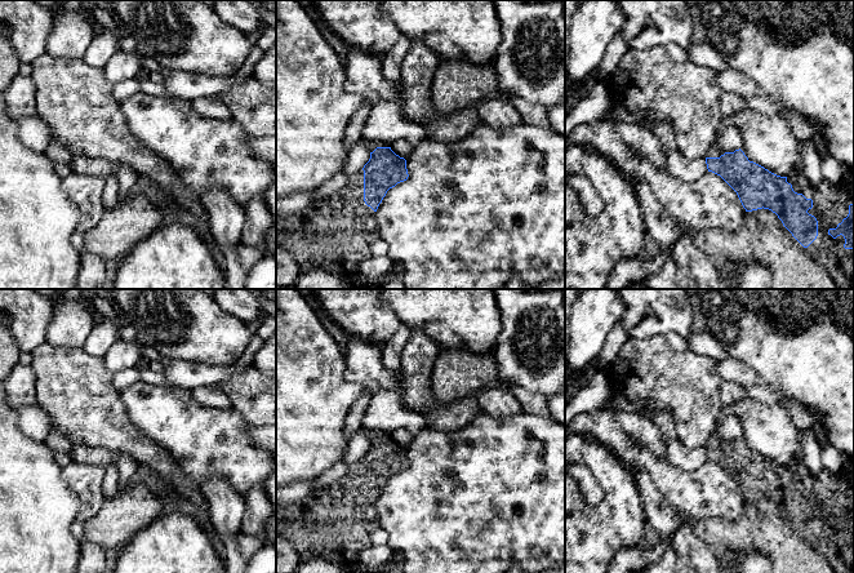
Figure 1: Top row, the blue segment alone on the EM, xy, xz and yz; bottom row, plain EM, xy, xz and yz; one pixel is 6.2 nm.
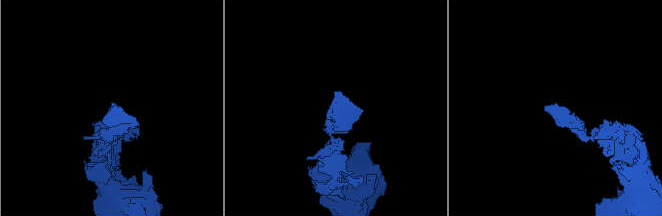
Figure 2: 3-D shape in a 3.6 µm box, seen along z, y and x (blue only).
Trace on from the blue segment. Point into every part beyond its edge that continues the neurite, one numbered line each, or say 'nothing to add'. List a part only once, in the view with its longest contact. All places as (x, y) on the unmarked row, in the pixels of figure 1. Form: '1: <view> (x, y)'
1: yz (830, 494)

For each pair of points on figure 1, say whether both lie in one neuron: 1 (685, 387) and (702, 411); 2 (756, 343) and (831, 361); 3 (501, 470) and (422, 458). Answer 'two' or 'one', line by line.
1: one
2: one
3: one

